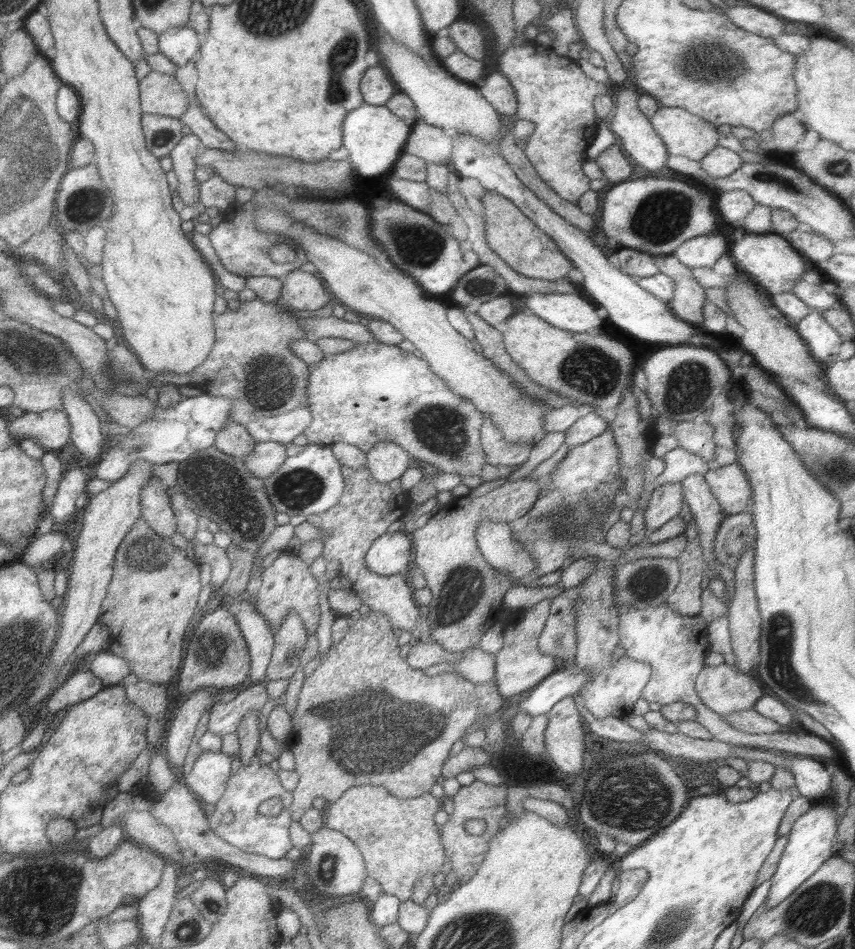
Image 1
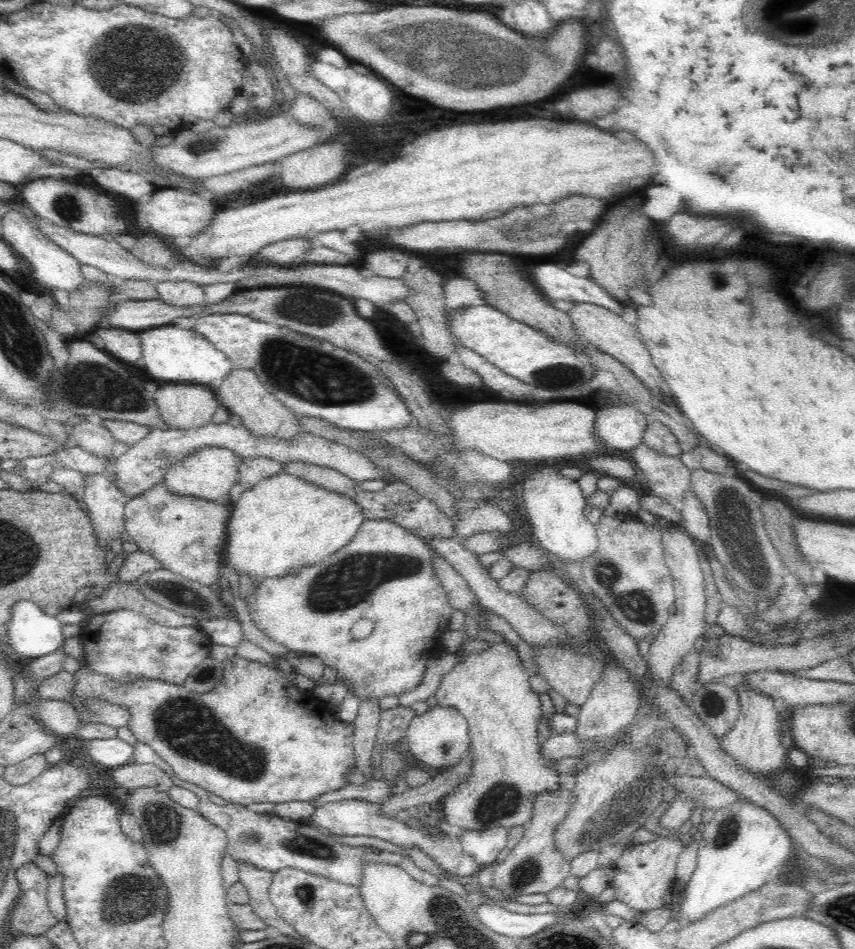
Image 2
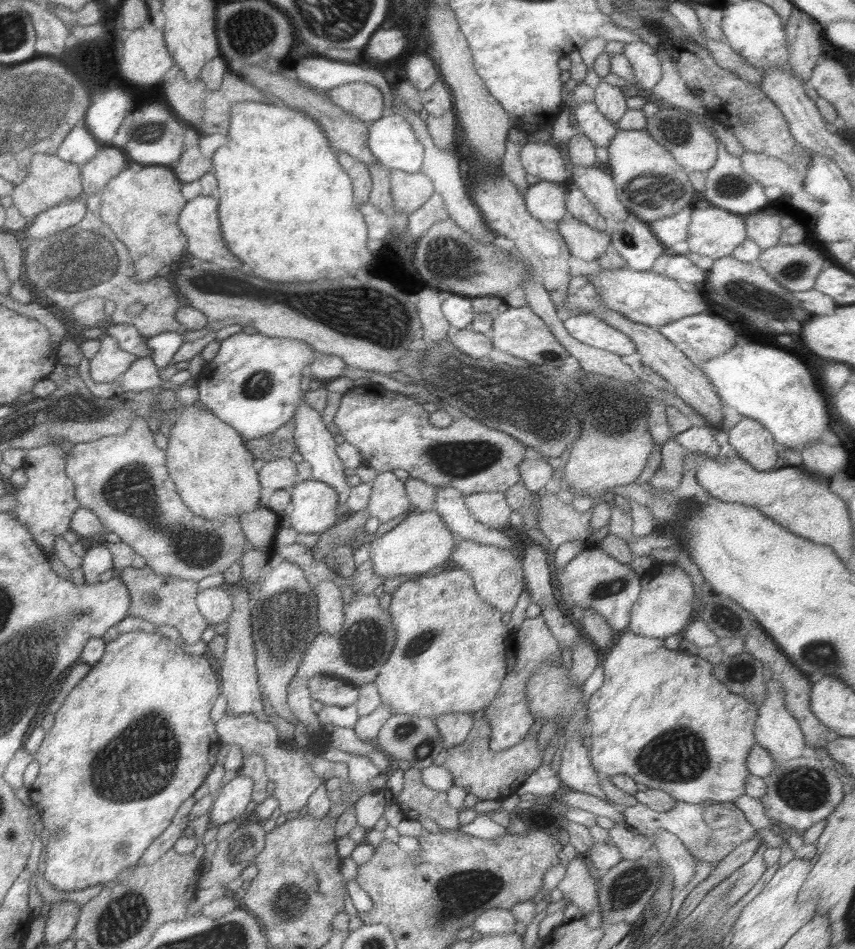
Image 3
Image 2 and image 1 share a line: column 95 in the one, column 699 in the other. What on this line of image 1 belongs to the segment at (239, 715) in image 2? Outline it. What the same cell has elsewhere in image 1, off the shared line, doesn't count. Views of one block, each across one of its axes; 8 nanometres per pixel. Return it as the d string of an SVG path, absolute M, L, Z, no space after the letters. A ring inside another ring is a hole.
M719 664L715 668L705 666L695 678L695 692L701 702L719 716L753 710L763 696L763 688L759 688L753 678L739 674L729 664Z

